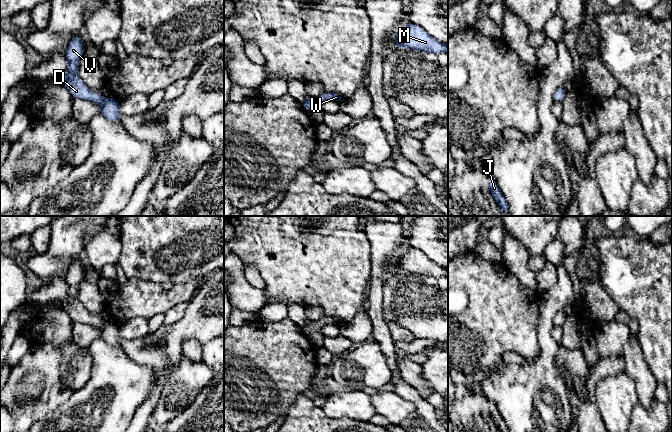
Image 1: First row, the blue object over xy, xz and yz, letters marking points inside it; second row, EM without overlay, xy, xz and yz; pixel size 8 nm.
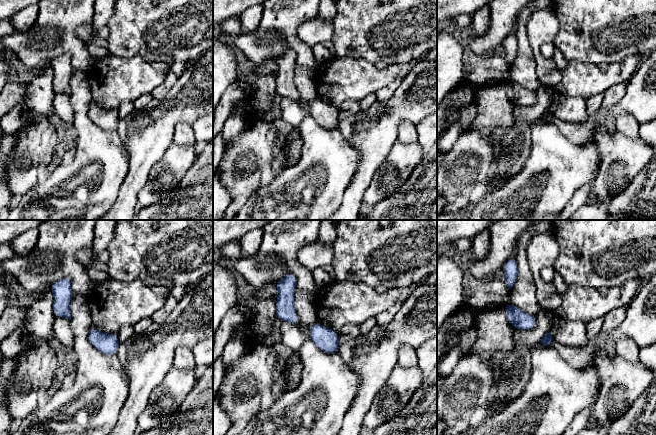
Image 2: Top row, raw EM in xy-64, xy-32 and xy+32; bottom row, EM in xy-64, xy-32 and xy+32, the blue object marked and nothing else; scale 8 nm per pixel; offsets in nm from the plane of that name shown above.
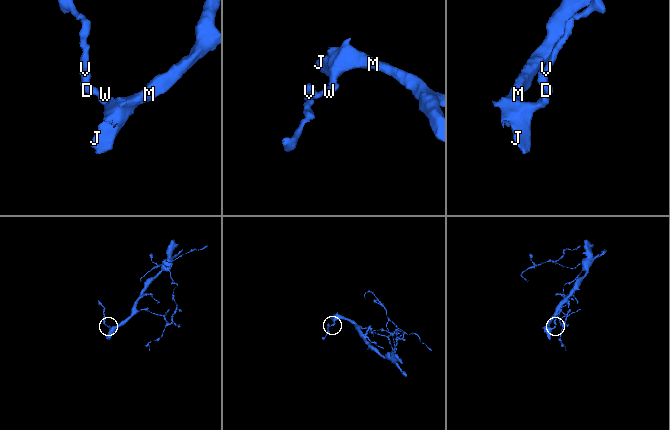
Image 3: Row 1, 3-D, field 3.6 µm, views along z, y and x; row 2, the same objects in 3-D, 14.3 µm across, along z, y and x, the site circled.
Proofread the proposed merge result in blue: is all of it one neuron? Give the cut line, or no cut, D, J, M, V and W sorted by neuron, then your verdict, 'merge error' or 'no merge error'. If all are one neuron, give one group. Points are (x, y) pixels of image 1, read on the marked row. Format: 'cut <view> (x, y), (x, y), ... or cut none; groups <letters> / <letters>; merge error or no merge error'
cut none; groups D J M V W; no merge error

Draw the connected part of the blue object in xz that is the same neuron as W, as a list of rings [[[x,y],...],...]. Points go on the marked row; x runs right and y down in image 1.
[[[325,91],[325,93],[319,97],[311,98],[311,99],[309,98],[303,102],[300,102],[300,103],[303,107],[303,109],[305,111],[307,111],[307,110],[312,109],[312,108],[320,107],[320,105],[326,100],[340,101],[341,99],[342,98],[340,96],[338,96],[337,94]]]

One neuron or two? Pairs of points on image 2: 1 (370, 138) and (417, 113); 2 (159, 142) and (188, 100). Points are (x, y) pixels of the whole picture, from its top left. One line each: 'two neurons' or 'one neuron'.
1: one neuron
2: one neuron

